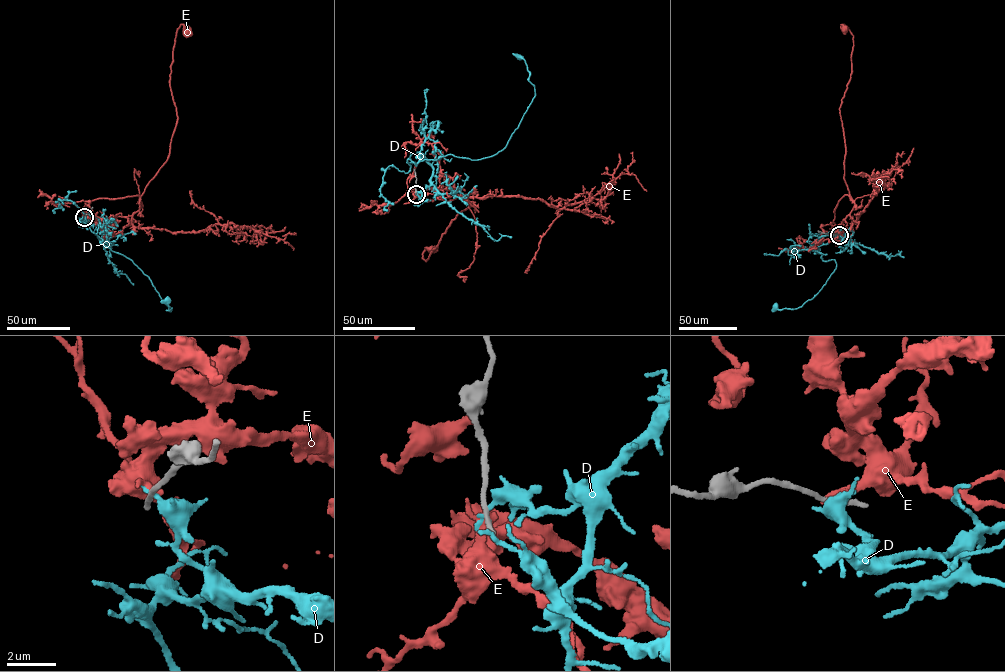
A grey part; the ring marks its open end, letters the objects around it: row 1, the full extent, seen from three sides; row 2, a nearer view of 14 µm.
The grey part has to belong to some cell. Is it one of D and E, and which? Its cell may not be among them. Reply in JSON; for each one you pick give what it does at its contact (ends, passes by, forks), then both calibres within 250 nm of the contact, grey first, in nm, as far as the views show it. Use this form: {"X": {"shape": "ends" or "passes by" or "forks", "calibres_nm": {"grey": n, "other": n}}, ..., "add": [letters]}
{"add": []}

